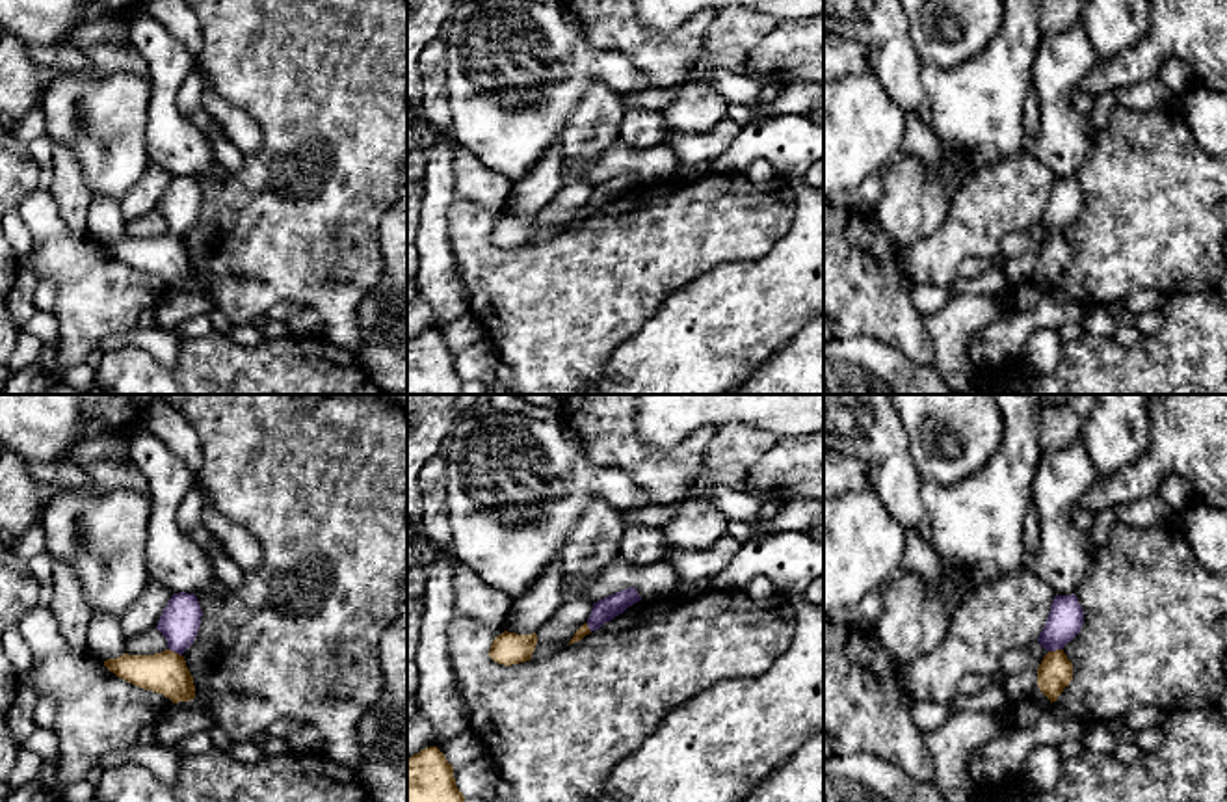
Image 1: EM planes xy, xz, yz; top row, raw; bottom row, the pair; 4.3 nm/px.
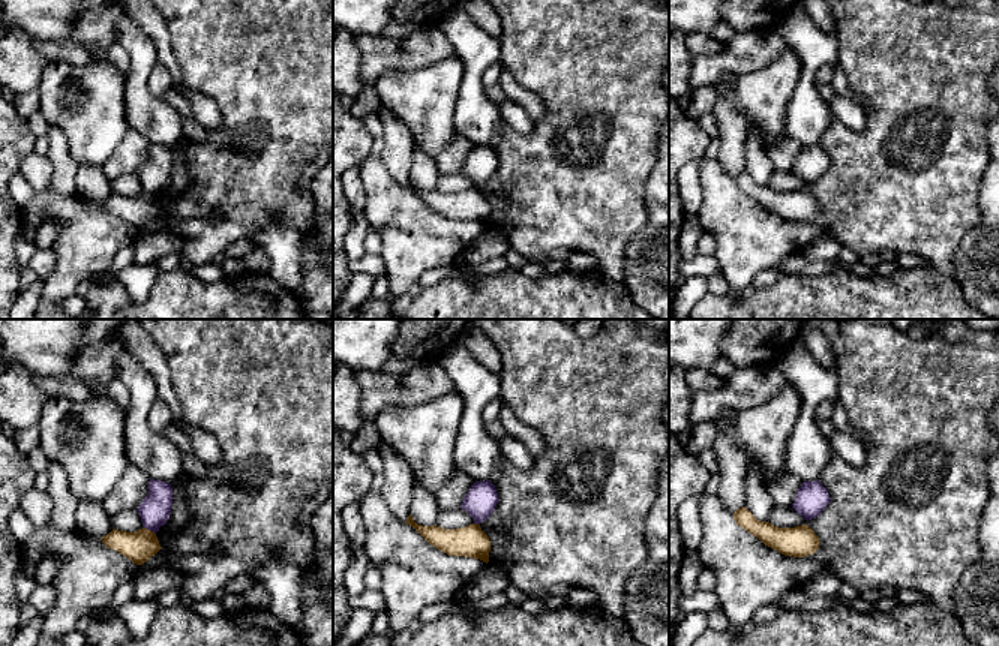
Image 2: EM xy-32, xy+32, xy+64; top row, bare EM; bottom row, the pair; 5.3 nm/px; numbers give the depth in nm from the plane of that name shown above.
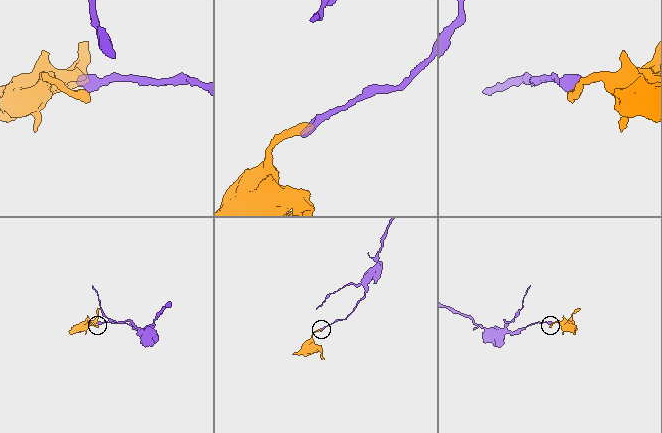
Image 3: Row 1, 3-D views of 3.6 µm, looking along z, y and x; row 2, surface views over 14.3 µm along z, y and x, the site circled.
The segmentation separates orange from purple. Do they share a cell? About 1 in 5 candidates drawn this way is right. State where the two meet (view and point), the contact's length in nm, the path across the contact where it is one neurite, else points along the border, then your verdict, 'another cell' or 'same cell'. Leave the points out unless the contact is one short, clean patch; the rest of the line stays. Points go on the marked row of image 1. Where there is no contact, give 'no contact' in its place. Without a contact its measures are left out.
contact yz (1056, 650); length 70 nm; border yz (1062, 648), (1049, 652); another cell

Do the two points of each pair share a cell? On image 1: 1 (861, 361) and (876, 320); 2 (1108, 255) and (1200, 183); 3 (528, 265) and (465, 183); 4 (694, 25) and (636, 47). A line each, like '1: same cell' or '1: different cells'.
1: different cells
2: same cell
3: different cells
4: same cell

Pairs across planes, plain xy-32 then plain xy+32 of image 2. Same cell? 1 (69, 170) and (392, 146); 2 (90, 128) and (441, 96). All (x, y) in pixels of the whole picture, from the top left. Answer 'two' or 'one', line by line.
1: one
2: one

